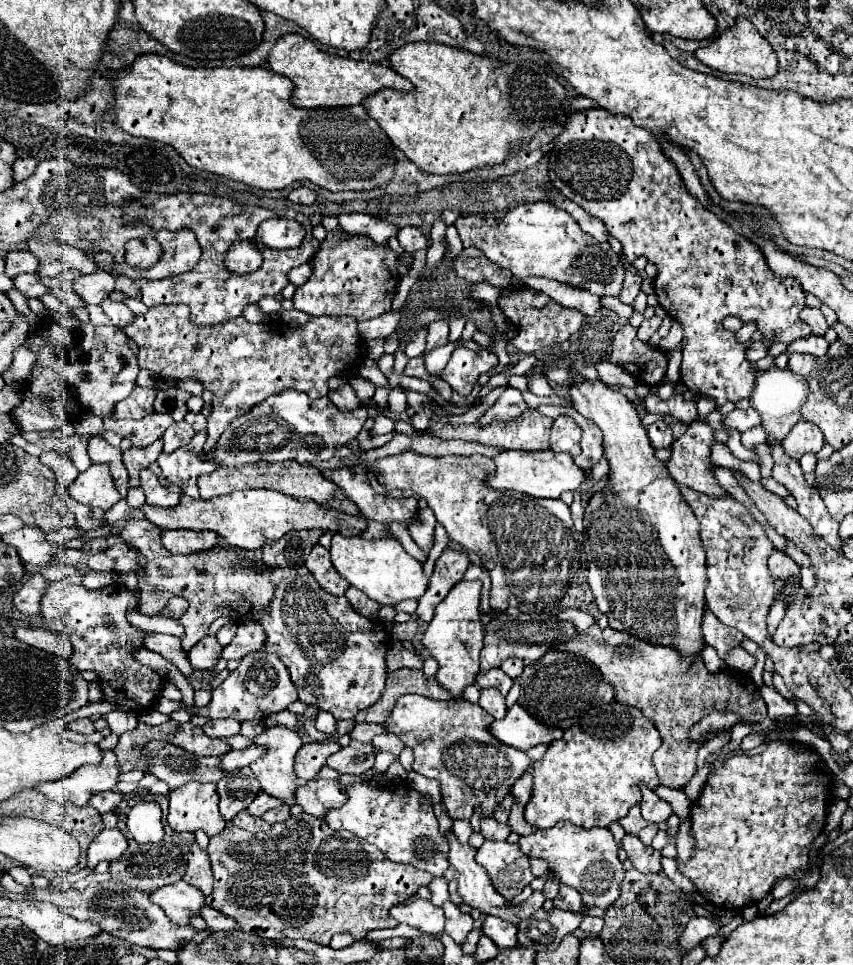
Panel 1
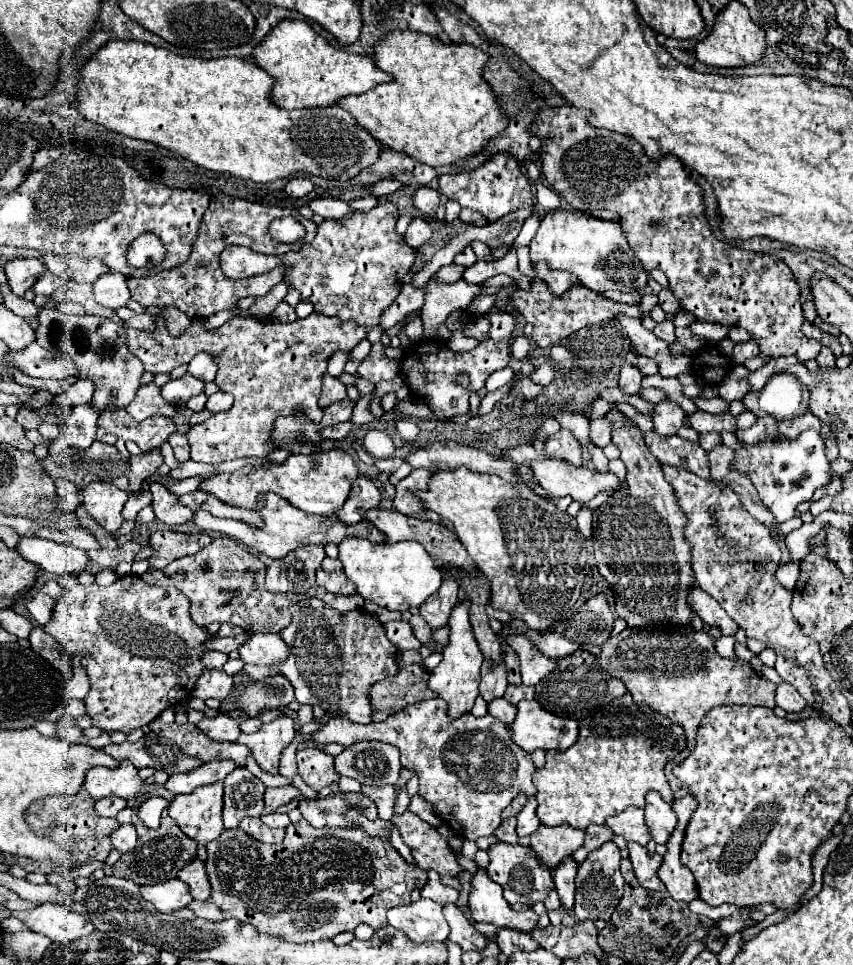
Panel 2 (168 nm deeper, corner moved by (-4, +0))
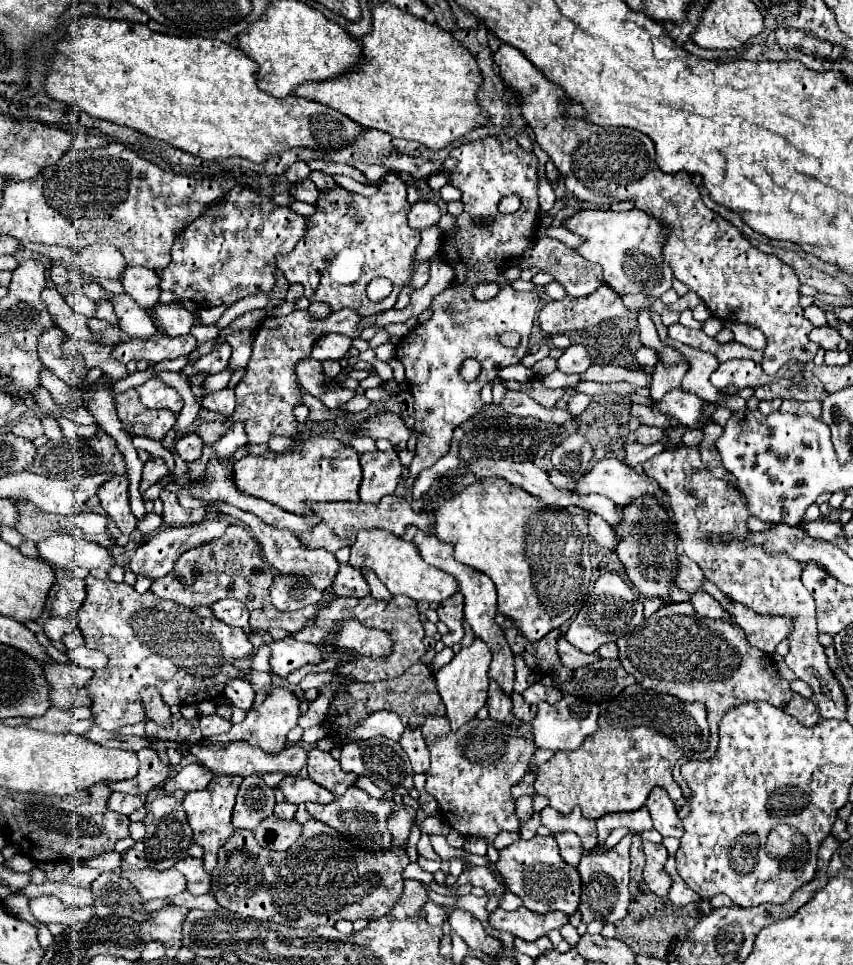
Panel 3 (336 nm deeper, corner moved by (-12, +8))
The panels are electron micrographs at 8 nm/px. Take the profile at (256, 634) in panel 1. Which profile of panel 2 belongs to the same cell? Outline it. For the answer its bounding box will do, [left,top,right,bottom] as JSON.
[238,633,288,665]

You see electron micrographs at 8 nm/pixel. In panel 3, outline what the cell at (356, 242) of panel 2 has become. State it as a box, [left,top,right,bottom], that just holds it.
[276,171,420,317]

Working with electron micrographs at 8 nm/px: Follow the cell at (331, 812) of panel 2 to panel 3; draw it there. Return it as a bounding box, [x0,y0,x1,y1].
[306,787,394,853]

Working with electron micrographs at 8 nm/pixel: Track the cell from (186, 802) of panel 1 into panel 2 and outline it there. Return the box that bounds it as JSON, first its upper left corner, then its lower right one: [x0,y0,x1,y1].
[168,783,222,843]

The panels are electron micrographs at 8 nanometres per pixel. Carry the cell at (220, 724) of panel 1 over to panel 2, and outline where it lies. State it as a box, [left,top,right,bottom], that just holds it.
[198,715,240,741]

